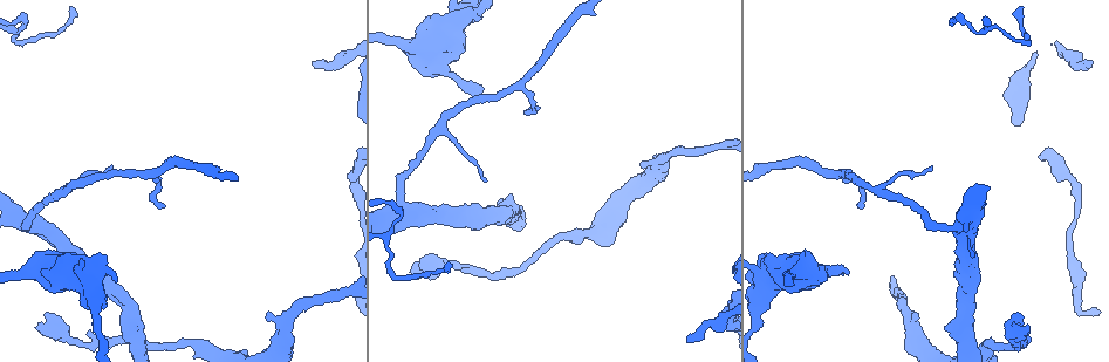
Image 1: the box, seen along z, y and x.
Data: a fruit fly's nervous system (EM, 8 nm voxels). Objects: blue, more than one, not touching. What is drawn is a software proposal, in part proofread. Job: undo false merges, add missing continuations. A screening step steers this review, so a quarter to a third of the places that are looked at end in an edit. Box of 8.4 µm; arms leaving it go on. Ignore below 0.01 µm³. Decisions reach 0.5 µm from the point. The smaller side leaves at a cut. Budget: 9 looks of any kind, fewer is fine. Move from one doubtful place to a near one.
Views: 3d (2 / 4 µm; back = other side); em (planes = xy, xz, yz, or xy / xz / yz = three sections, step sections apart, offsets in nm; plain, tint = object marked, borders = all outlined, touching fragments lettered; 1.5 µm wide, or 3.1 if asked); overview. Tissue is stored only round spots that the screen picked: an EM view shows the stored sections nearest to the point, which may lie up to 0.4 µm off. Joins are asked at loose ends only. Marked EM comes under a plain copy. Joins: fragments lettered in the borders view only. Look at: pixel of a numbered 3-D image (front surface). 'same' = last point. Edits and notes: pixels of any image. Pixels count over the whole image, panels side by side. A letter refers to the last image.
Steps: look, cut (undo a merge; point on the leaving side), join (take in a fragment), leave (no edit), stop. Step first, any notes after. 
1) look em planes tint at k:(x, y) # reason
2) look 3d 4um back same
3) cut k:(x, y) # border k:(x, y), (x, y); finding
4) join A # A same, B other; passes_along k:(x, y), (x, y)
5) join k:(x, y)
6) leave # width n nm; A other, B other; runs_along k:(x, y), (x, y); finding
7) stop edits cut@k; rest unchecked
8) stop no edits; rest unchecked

look 3d 2um back at 1:(269, 314) # thick end

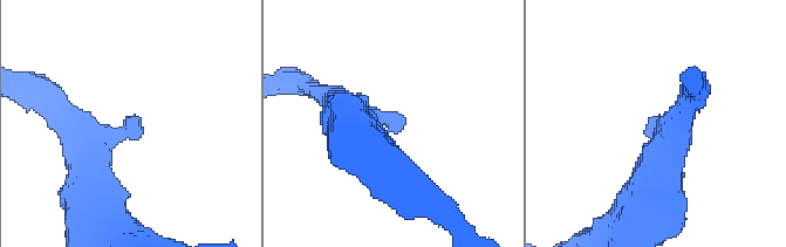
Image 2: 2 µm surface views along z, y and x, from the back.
look em planes tint at 2:(398, 121) # need the tissue

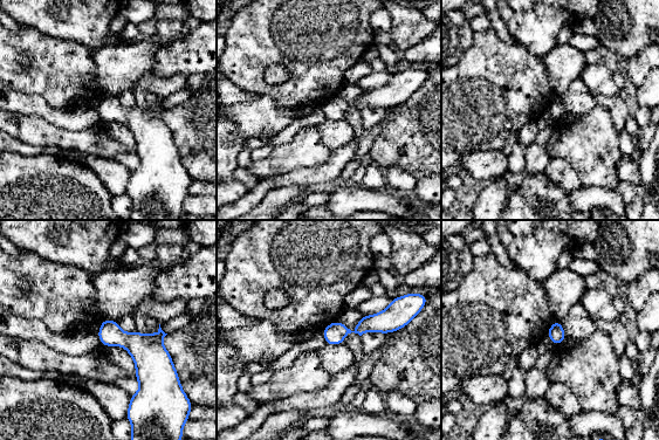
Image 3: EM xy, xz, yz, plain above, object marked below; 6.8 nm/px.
look em planes borders same # see the neighbours

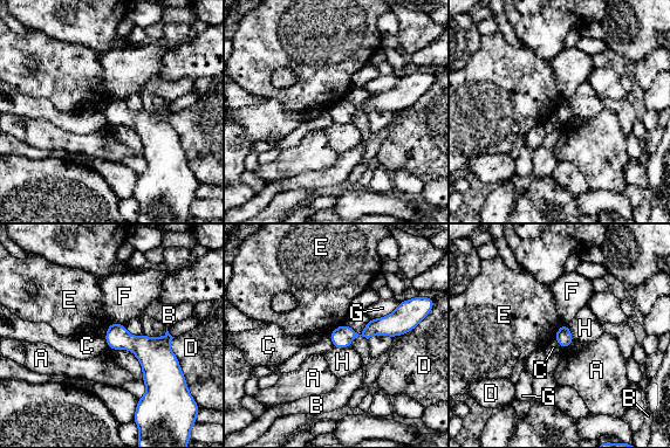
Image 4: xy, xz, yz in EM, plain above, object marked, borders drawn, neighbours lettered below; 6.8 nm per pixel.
leave # longest_contact D 260 nm; A other, B other, C other, D other, E other, F other, G other, H other; border 4:(103, 338), (111, 350); none of them fits

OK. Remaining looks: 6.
look em yz step 8 borders at 1:(407, 215) # a fork

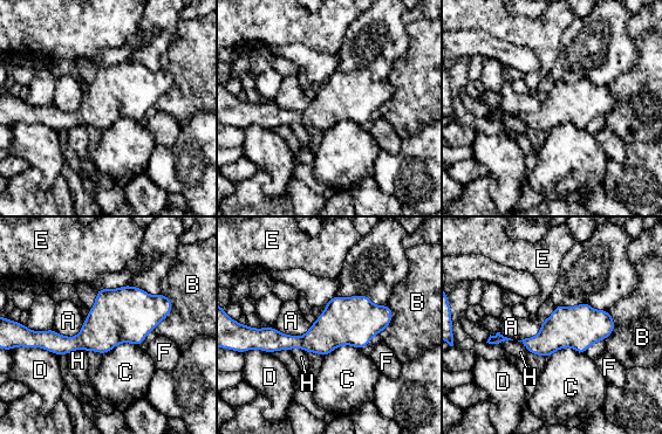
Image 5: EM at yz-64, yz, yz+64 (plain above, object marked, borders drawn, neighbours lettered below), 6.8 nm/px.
leave # width 300 nm; A other, B other, C other, D other, E other, F other, H other; border 5:(585, 352), (560, 348), (546, 358); one neuron here

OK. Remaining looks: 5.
look 3d 2um at 1:(844, 272) # free end

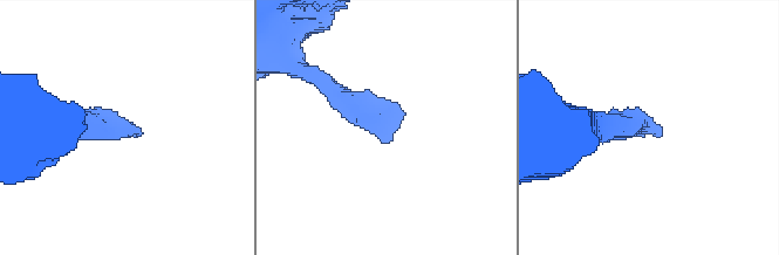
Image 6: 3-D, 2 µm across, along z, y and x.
look em xz step 4 tint at 6:(130, 130)

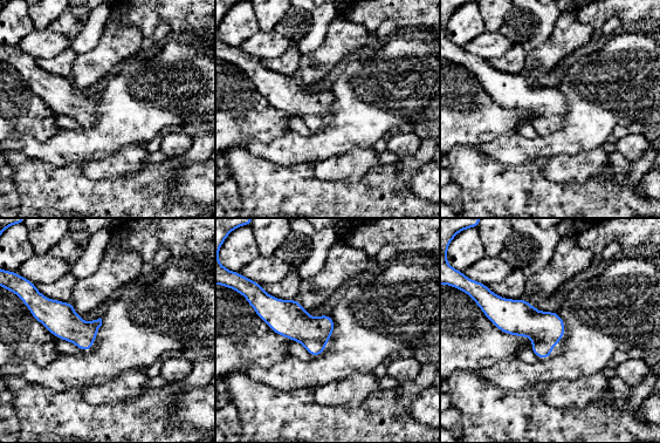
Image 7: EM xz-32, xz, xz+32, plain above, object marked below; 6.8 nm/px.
look em planes borders same

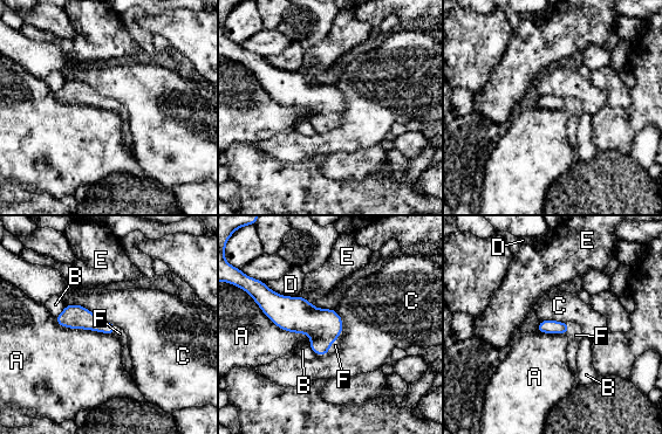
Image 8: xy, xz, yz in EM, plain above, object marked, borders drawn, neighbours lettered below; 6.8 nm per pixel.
join F # A other, B other, C other, D other, E other, F same; passes_along 8:(323, 325), (333, 340), (335, 345); it goes on there

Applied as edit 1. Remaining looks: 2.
look overview # see it whole again

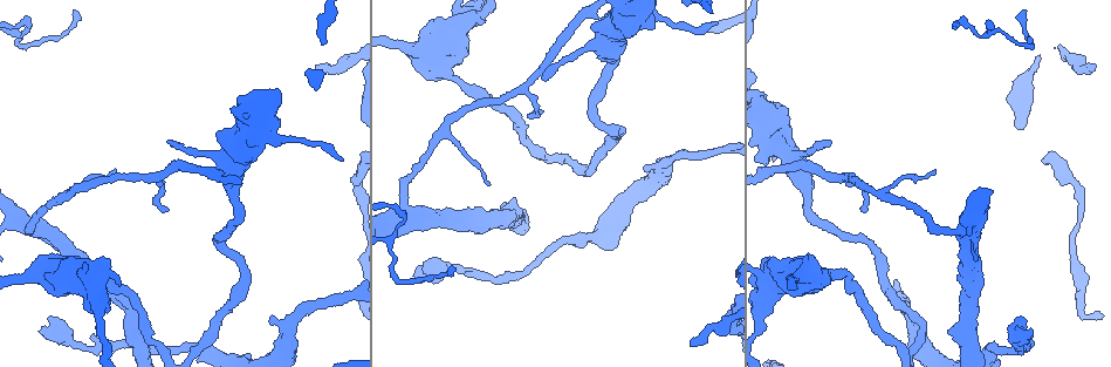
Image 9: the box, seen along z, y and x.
look em planes borders at 9:(315, 65) # free end

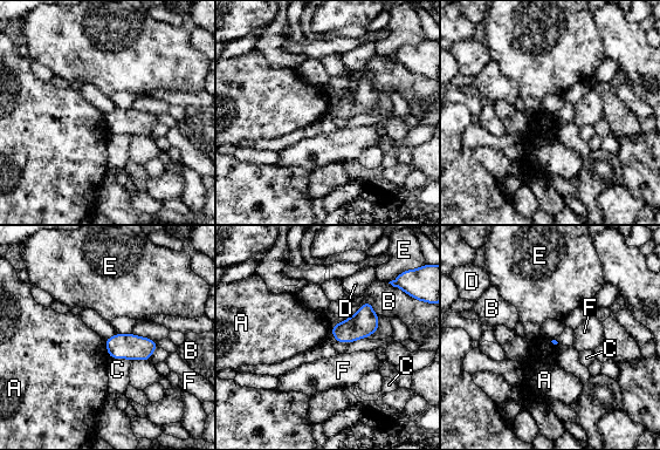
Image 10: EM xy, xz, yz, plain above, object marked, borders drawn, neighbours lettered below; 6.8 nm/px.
leave # A other, B other, C other, D other, E other, F other; border 10:(103, 340), (109, 358); no lettered fragment goes on from it

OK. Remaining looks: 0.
stop edits join@8; rest unchecked

